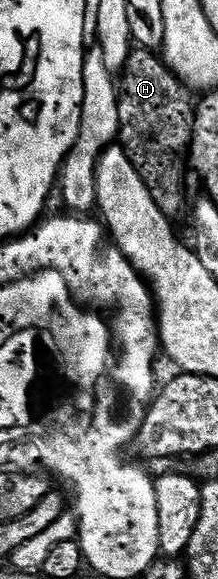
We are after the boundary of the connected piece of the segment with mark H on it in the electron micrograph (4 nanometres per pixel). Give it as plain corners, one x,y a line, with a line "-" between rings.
136,47
126,59
124,68
119,74
118,92
120,95
119,148
124,150
130,163
134,163
134,167
140,172
140,177
146,183
154,203
158,203
158,207
168,218
176,219
176,216
184,209
184,169
176,162
176,156
183,149
185,152
192,144
194,101
188,98
189,90
153,50

